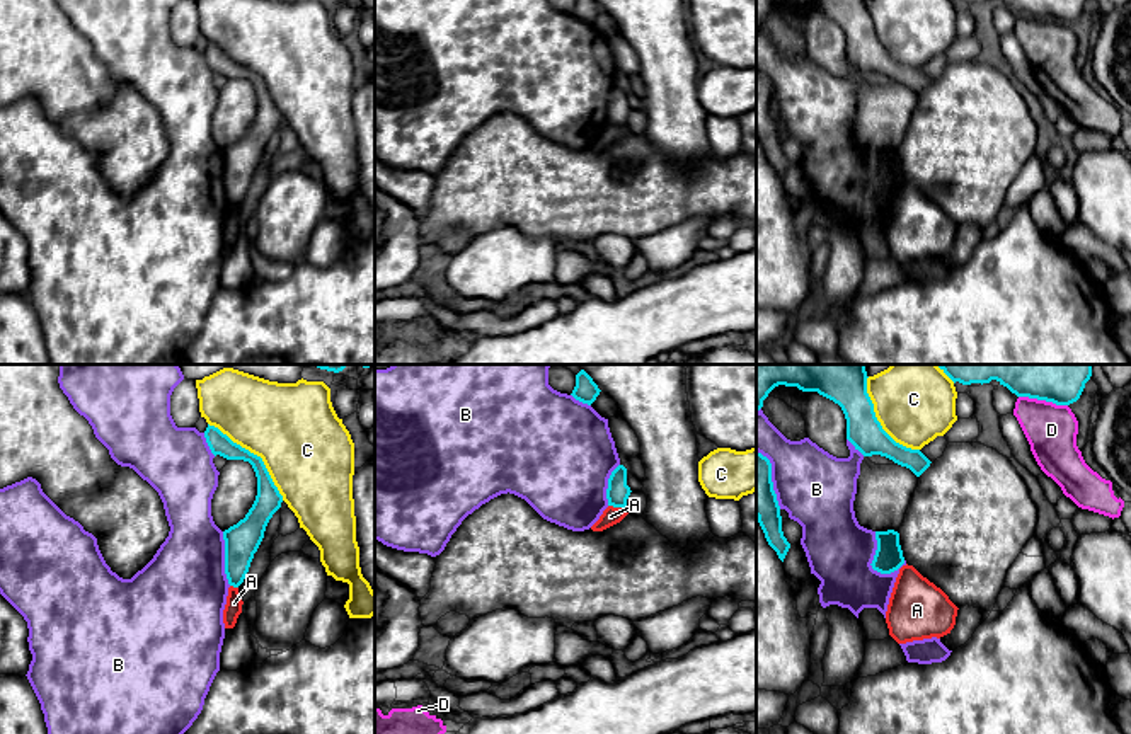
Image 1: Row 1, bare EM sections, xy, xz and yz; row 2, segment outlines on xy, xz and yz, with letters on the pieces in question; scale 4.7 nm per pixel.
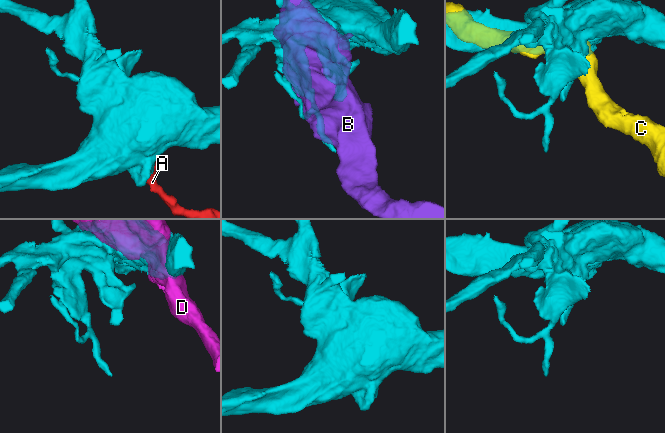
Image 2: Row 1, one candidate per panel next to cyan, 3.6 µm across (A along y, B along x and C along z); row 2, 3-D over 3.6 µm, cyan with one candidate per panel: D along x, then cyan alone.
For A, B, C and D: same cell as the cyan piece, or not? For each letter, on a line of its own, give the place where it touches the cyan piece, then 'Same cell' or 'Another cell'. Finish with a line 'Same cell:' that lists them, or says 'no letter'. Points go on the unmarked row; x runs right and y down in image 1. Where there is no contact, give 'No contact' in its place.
A: Touches cyan at xz (617, 125). Another cell
B: Touches cyan at yz (874, 177). Another cell
C: Touches cyan at xy (256, 74). Another cell
D: Touches cyan at yz (1043, 17). Another cell
Same cell: no letter

